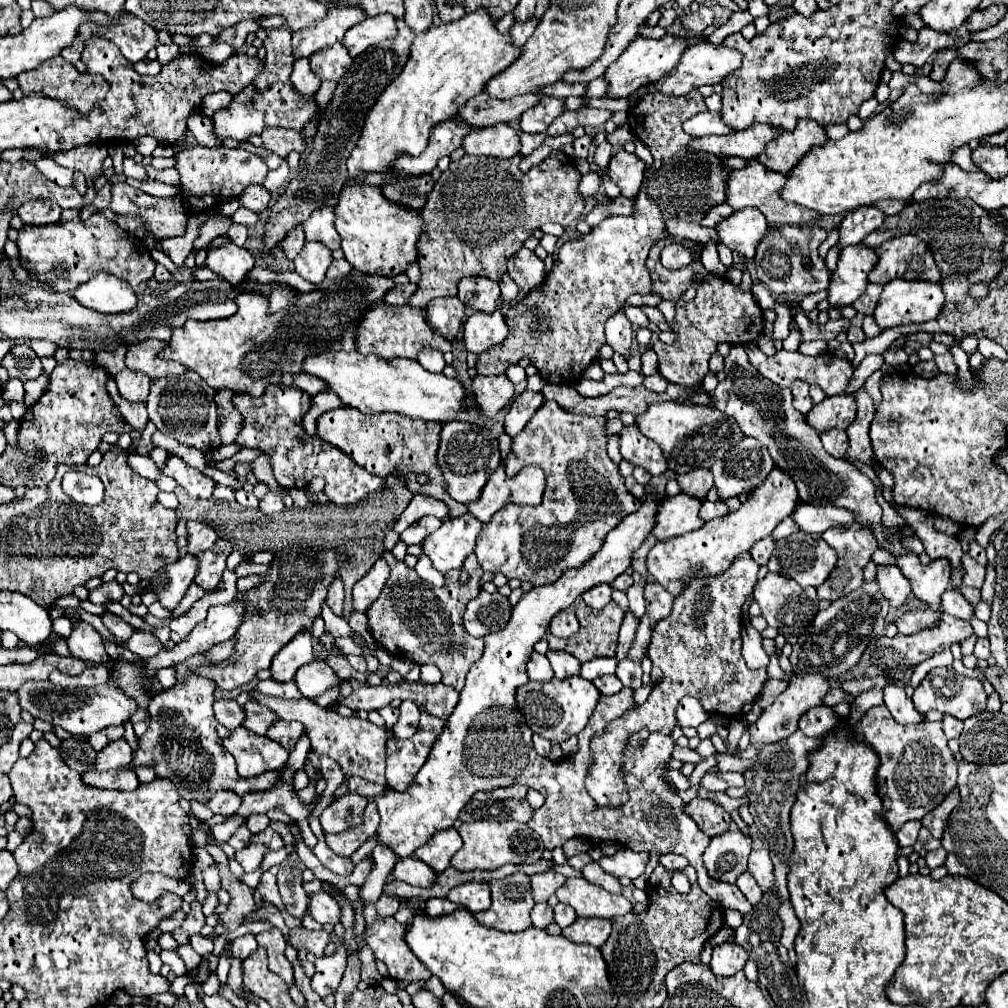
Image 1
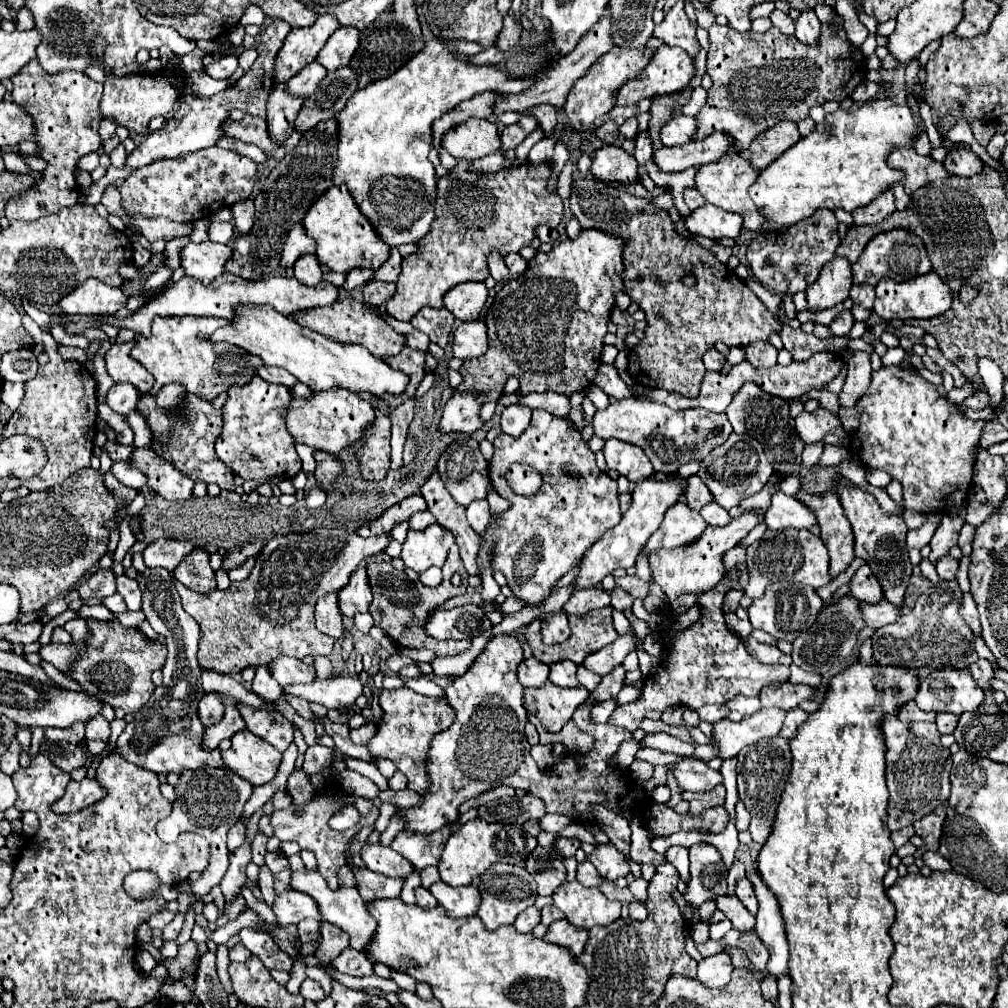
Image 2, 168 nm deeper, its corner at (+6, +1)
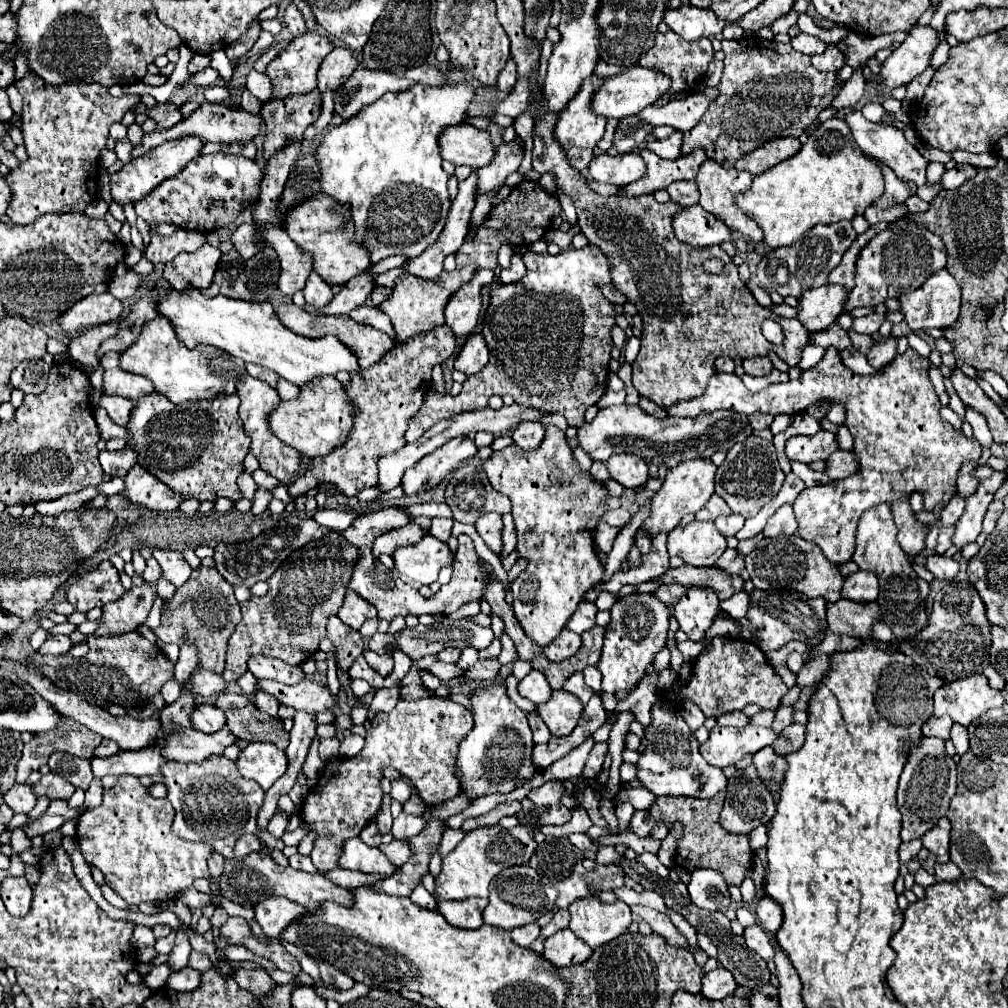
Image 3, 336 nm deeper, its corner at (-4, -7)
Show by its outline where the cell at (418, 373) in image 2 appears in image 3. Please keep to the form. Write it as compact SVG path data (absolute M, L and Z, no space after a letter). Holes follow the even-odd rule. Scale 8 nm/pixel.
M439 326L427 334L421 334L419 338L411 338L407 346L395 346L375 366L359 370L359 374L353 372L351 382L343 384L347 398L355 406L353 428L347 436L347 442L325 456L315 456L305 474L287 486L289 496L297 498L321 484L321 480L333 484L343 496L349 498L357 496L357 492L363 488L375 486L377 460L383 454L391 454L391 450L399 450L399 446L407 444L403 438L403 430L407 430L407 418L419 410L425 394L431 390L433 366L443 364L453 352L455 336L451 330L447 330L447 326Z

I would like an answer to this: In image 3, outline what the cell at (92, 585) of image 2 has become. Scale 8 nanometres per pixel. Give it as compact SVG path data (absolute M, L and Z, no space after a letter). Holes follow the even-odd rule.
M101 562L93 570L85 570L79 578L65 588L67 602L75 606L77 612L89 612L93 608L103 608L107 602L121 598L123 586L119 582L119 572L111 562Z

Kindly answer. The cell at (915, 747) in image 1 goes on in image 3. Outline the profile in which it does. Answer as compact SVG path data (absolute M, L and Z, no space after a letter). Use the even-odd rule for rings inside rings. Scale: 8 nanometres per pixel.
M921 738L921 744L911 750L911 756L903 768L897 790L897 806L903 814L901 840L909 842L921 838L927 830L931 830L939 818L943 818L949 810L949 800L953 798L957 788L957 766L953 758L945 754L945 742L939 738Z

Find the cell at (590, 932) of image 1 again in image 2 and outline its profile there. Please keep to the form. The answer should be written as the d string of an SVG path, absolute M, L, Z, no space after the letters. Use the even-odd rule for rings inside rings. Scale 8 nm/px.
M567 920L553 922L549 926L549 932L545 934L545 940L559 946L569 946L575 956L579 956L589 940L589 932L585 928L577 928Z

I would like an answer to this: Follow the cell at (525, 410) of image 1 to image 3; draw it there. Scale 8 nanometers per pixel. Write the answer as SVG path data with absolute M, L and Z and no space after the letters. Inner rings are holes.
M521 422L513 432L513 442L521 450L537 450L543 442L545 428L539 422Z

